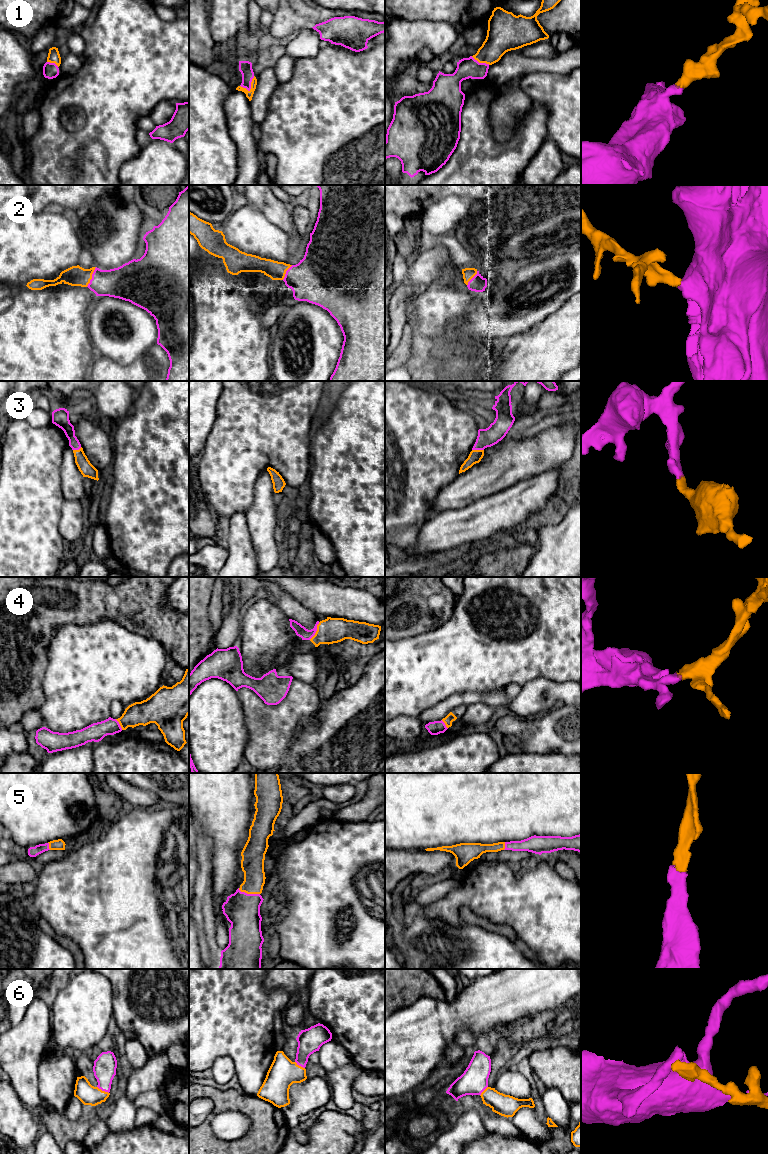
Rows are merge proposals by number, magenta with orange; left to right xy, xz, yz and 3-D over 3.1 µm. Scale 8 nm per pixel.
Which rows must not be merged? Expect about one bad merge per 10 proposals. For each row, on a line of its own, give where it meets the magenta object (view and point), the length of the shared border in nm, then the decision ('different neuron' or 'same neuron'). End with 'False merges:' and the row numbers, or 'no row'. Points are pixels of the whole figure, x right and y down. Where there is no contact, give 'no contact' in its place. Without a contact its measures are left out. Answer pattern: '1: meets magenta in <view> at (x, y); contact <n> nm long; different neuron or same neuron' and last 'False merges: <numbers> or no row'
1: meets magenta in xz at (250, 87); contact 150 nm long; same neuron
2: meets magenta in xy at (92, 277); contact 180 nm long; same neuron
3: meets magenta in yz at (478, 449); contact 100 nm long; same neuron
4: meets magenta in xz at (316, 630); contact 170 nm long; same neuron
5: meets magenta in xz at (249, 894); contact 180 nm long; same neuron
6: meets magenta in xy at (103, 1090); contact 110 nm long; same neuron
False merges: no row

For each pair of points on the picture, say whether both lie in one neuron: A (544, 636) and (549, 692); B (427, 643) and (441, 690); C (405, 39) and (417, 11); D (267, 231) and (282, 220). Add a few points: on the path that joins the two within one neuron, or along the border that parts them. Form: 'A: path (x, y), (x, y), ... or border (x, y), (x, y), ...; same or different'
A: border (570, 680), (555, 682), (535, 678), (525, 685); different
B: path (427, 655), (427, 676), (429, 678); same
C: border (396, 17), (410, 21), (437, 21); different
D: border (258, 210), (290, 237); different

